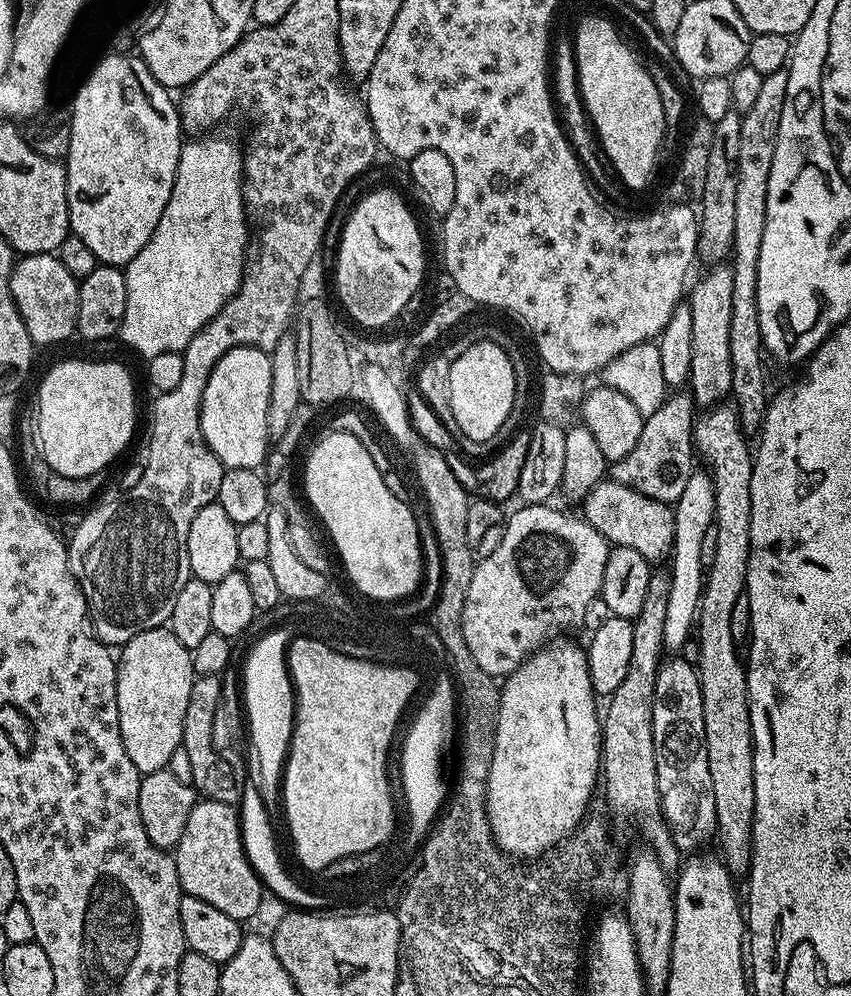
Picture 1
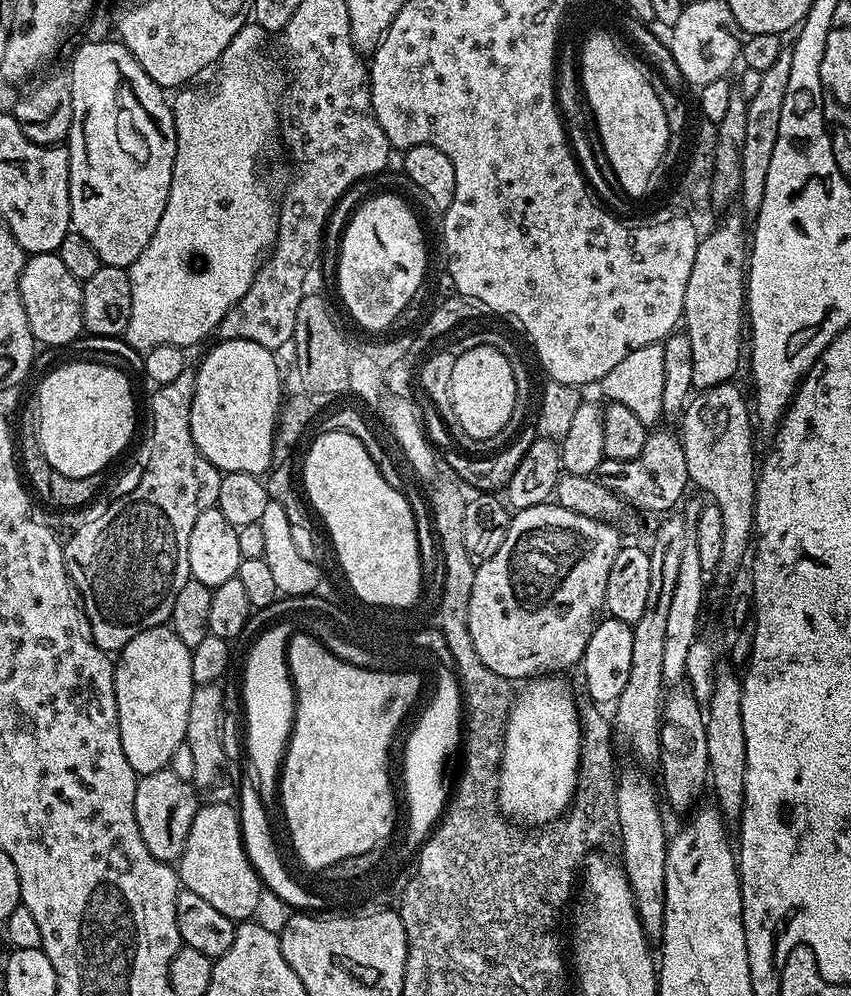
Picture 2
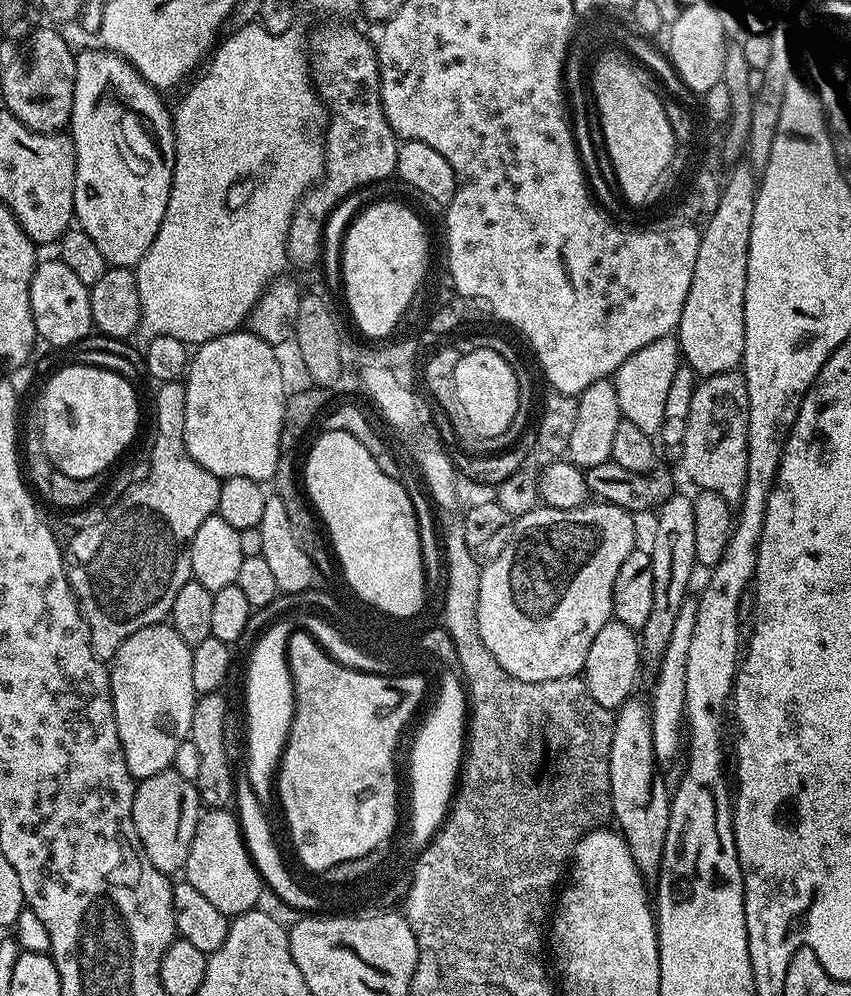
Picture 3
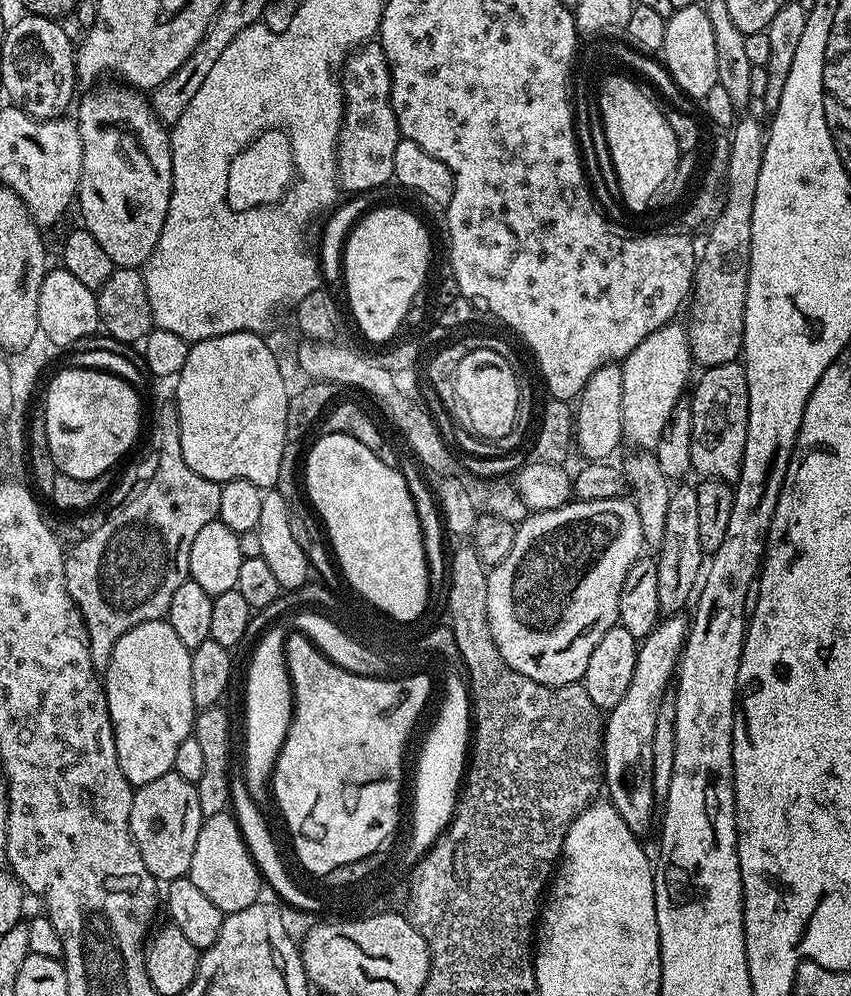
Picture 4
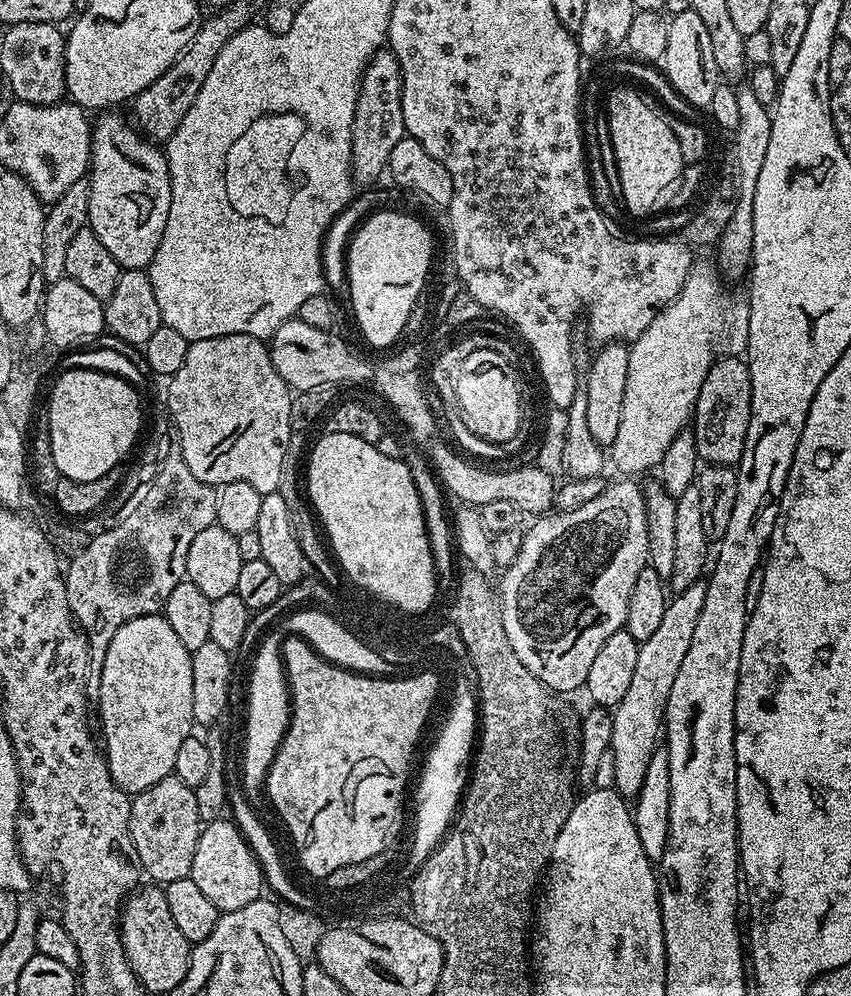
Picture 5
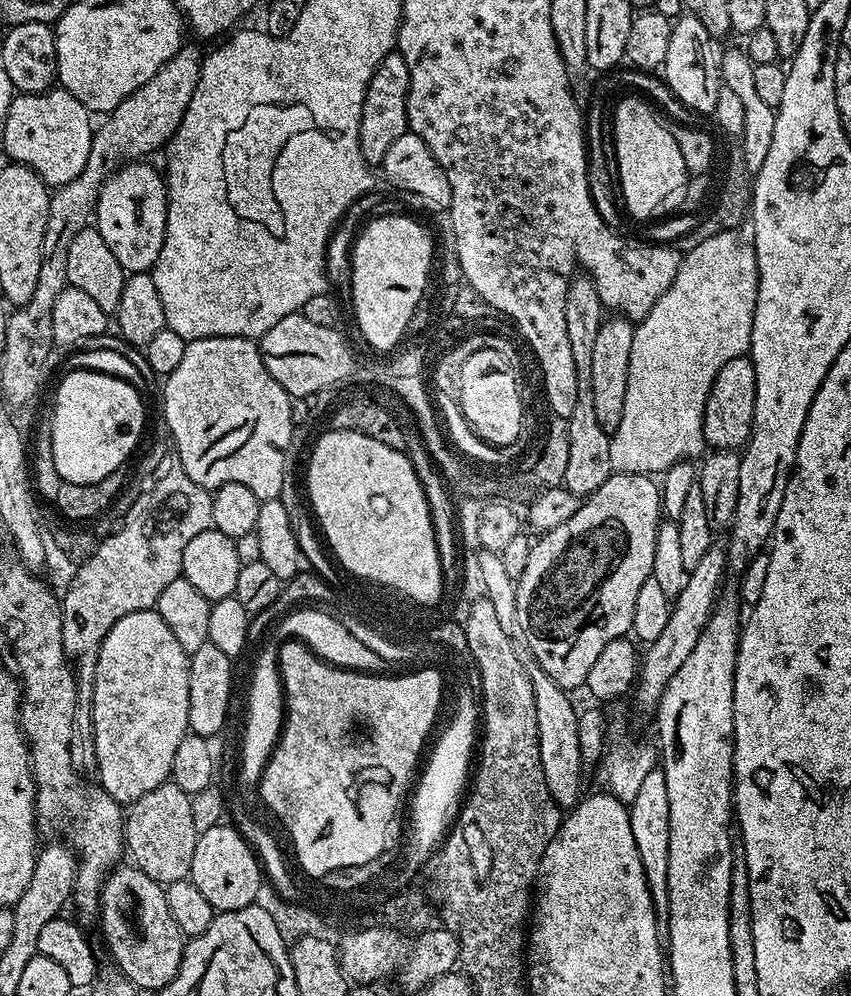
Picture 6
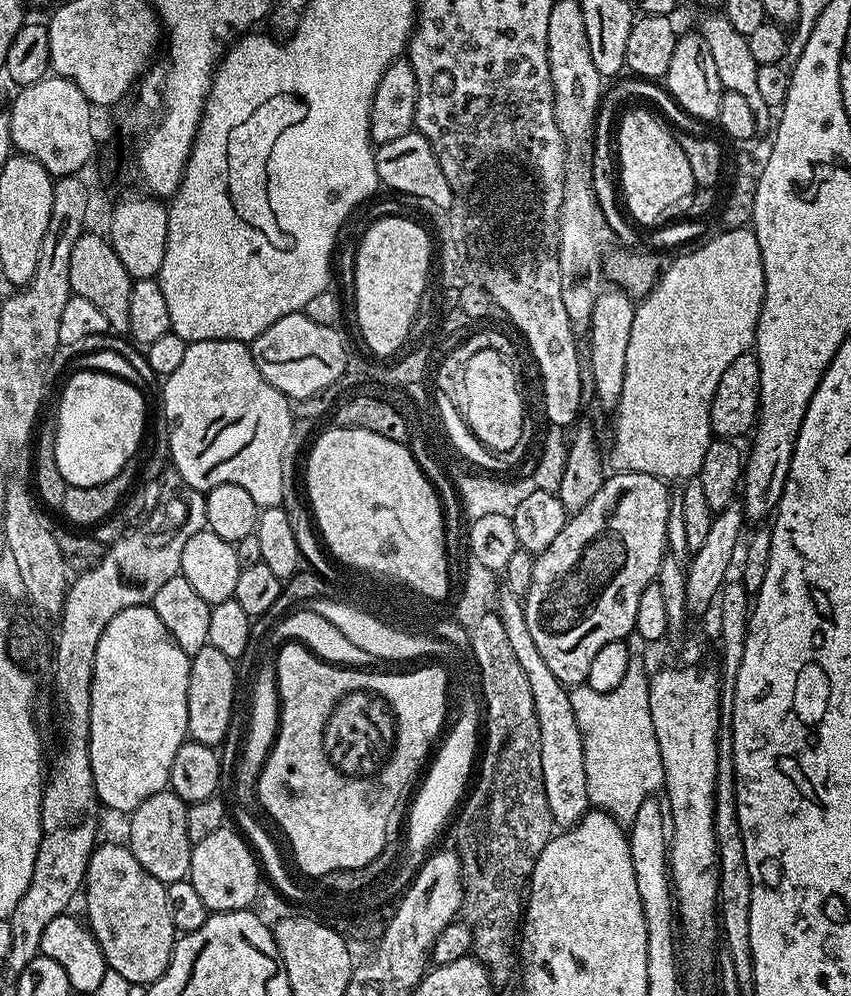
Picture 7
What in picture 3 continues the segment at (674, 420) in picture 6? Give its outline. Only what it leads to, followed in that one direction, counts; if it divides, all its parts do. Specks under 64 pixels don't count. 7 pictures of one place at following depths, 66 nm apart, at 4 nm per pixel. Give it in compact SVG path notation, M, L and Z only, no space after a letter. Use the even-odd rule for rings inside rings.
M663 336L650 346L642 346L614 374L618 406L623 419L634 422L638 430L649 434L659 433L662 426L662 410L666 410L666 394L670 384L674 382L674 374L682 367L682 357L679 343L672 336Z

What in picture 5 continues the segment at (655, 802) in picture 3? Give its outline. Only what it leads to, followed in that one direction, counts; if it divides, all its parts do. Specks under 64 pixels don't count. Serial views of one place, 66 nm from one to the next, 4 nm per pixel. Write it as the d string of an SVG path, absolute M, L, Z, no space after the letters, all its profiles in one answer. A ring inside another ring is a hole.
M697 582L686 586L686 590L675 593L669 599L666 610L662 614L662 623L660 623L655 633L645 640L639 641L637 650L636 650L636 661L634 662L634 674L630 681L630 686L626 690L626 695L622 697L622 702L618 702L616 707L611 709L611 715L613 720L613 738L610 749L610 764L612 760L612 780L611 783L614 785L614 788L621 796L625 798L634 798L640 790L642 790L642 782L646 778L646 766L650 766L650 758L654 754L654 750L658 747L662 740L662 721L664 715L666 714L666 702L670 702L670 686L674 686L674 678L678 678L678 670L682 666L682 661L686 659L686 650L690 650L690 641L694 639L694 626L698 626L698 617L702 615L702 605L706 603L706 583Z

